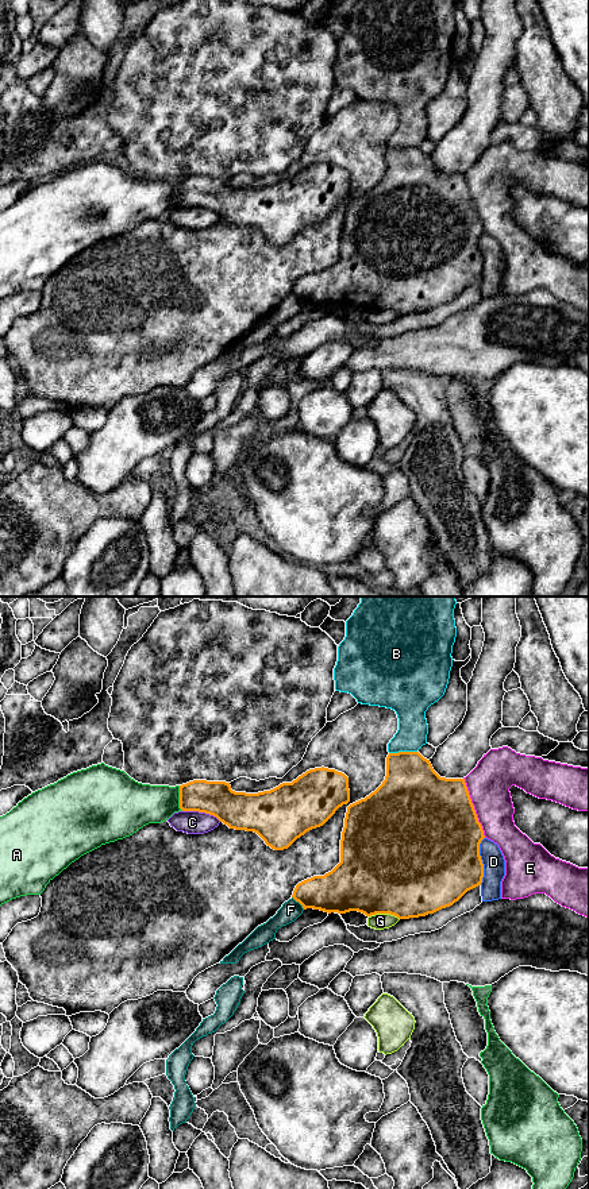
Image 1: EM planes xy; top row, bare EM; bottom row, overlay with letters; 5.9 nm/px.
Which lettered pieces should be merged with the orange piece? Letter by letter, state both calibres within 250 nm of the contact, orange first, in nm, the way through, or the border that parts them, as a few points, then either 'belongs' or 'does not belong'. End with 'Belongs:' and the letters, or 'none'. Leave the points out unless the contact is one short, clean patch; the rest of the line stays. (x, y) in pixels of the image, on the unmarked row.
A: 200/260 nm | does not belong
B: 380/180 nm | does not belong
C: 220/140 nm | does not belong
D: 480/130 nm | does not belong
E: 500/260 nm | does not belong
F: 260/120 nm | along xy (292, 292), (304, 304) | does not belong
G: 500/100 nm | along xy (369, 311), (393, 309), (399, 315) | does not belong
Belongs: none

